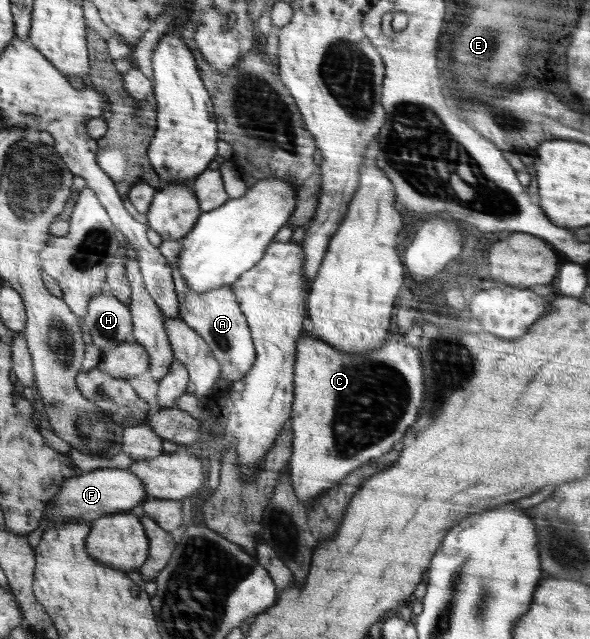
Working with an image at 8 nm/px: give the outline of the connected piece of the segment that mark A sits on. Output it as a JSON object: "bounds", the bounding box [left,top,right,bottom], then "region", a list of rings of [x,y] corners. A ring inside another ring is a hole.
{"bounds":[159,240,255,383],"region":[[[163,240],[159,251],[167,258],[172,268],[175,294],[179,302],[179,317],[190,328],[193,328],[211,349],[212,355],[219,362],[221,376],[233,383],[243,380],[255,361],[255,347],[251,338],[251,330],[246,318],[236,302],[236,295],[232,294],[230,285],[216,288],[210,292],[192,292],[180,276],[178,255],[171,251],[170,240]]]}

